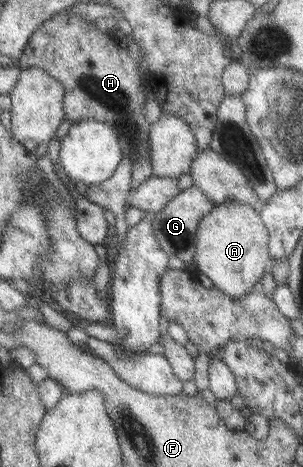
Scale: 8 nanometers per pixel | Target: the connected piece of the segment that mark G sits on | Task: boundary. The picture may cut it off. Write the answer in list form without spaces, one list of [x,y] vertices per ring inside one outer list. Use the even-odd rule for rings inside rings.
[[[195,186],[179,191],[173,199],[165,203],[165,207],[155,214],[149,215],[152,231],[159,248],[167,255],[176,256],[185,265],[191,265],[194,255],[194,241],[199,221],[213,209],[214,205],[205,194]]]

